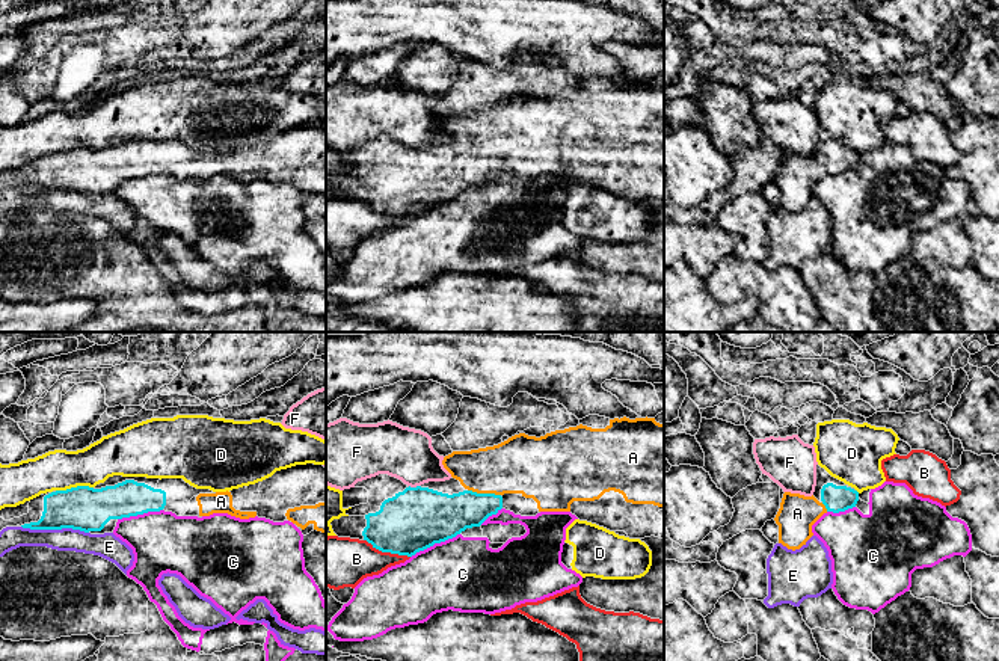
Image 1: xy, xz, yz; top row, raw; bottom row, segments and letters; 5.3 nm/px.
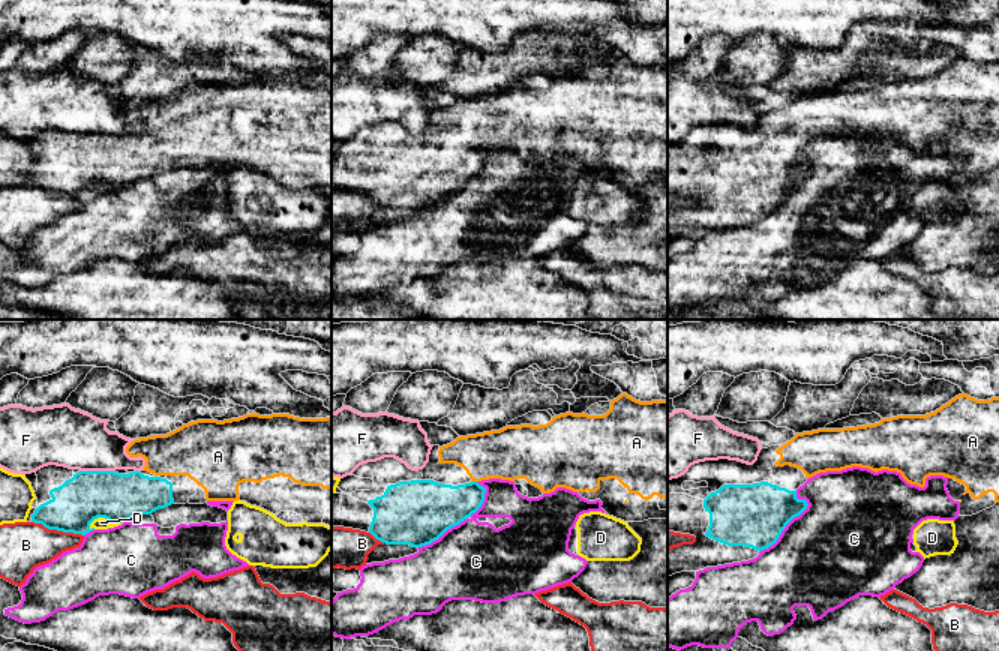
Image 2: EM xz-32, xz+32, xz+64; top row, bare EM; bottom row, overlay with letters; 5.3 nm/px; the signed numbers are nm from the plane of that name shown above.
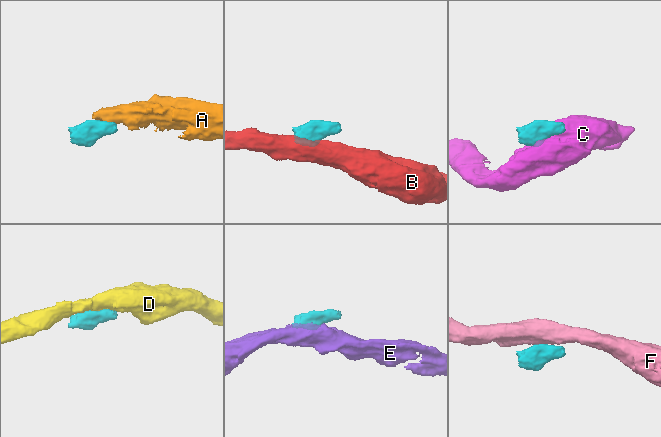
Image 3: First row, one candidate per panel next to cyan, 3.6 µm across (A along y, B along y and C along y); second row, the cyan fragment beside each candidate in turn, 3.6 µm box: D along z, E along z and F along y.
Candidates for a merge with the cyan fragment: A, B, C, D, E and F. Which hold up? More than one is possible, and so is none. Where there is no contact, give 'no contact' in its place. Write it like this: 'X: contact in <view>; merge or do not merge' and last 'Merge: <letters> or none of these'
A: contact in xz; merge
B: contact in xz; do not merge
C: contact in xz; do not merge
D: contact in xy; do not merge
E: contact in xy; do not merge
F: contact in xz; do not merge
Merge: A

